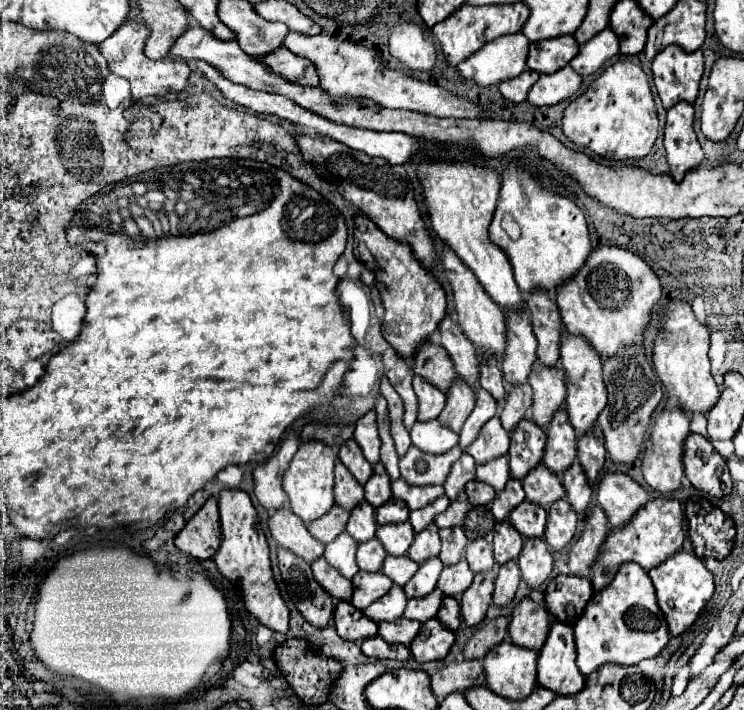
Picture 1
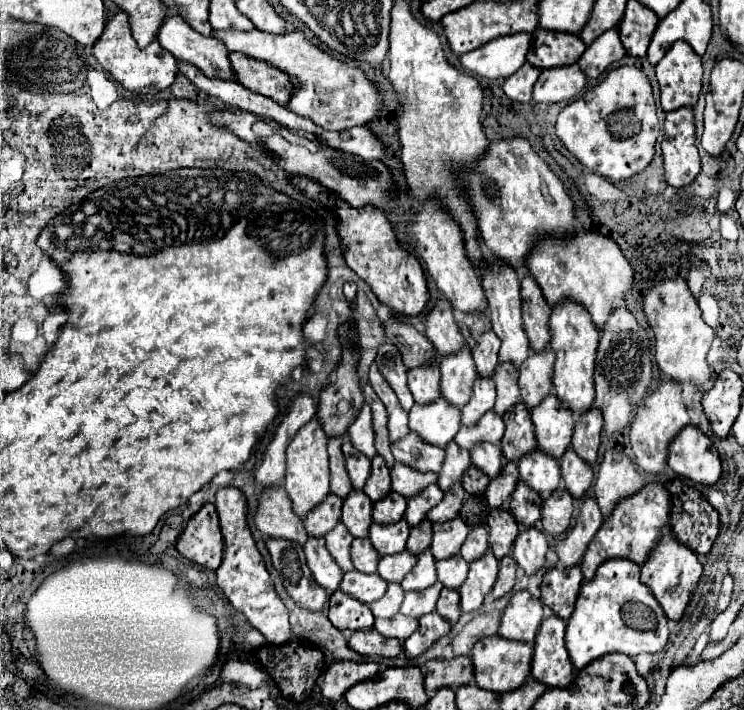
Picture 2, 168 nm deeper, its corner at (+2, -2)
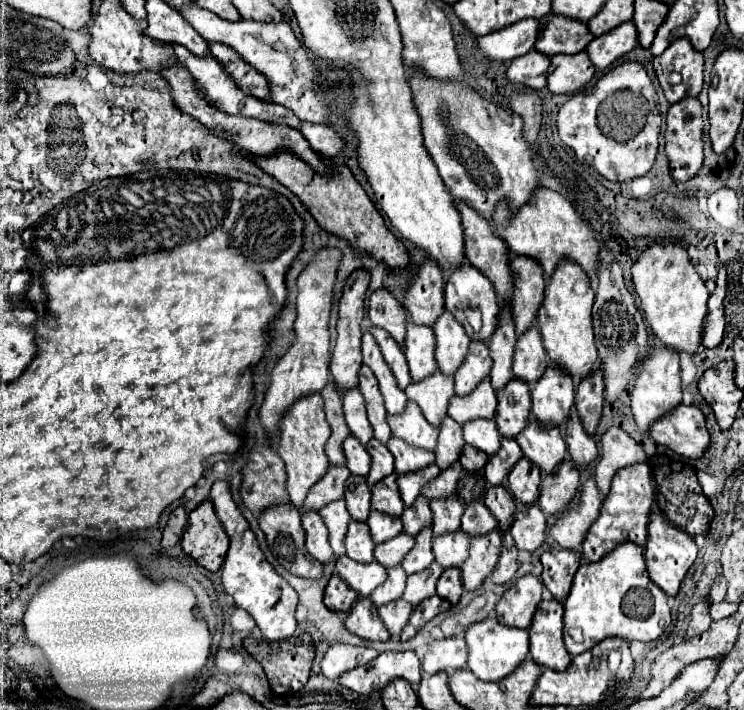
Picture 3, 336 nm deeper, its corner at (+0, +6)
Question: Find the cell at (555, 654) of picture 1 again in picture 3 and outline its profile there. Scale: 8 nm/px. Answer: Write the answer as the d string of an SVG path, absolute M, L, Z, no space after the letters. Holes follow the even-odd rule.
M540 602L530 626L530 654L536 664L550 670L566 670L572 656L562 642L562 604Z

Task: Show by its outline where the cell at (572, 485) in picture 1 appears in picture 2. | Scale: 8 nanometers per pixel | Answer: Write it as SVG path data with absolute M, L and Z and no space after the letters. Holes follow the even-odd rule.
M568 448L562 454L560 470L562 470L562 478L564 478L566 488L574 498L580 498L582 494L586 494L586 490L590 488L590 484L594 480L592 466L588 462L584 462L572 448Z

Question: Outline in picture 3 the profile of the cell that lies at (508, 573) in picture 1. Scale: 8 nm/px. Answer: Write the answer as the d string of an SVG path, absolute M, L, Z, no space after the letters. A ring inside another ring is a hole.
M508 532L508 534L502 536L502 554L500 554L500 560L496 564L496 570L492 572L494 584L506 584L514 578L516 568L518 568L516 556L518 556L518 550L514 546L514 540L512 540L510 532Z

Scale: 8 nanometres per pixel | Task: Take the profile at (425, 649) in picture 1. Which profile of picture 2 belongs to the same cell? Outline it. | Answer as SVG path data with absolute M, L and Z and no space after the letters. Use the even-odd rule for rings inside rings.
M438 612L424 614L418 622L420 622L418 630L404 640L404 652L408 658L420 656L426 648L432 646L432 642L450 632L450 624Z

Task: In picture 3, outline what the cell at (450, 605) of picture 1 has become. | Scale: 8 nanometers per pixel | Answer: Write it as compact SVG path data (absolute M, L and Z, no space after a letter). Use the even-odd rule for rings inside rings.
M458 568L444 570L440 576L440 582L438 582L438 596L446 598L454 606L454 604L458 604L462 592L464 592L464 586L460 582L460 570Z

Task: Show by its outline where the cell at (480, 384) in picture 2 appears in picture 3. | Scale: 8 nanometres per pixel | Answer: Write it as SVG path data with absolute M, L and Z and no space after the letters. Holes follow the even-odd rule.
M472 342L468 356L464 358L460 370L454 376L456 394L460 394L460 396L472 394L472 390L484 378L488 378L490 368L492 368L492 358L490 358L488 346L484 346L484 342Z

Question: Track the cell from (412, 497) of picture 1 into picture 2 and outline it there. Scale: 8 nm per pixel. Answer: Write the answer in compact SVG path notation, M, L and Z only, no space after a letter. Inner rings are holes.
M394 464L392 472L392 490L402 494L404 498L410 498L418 492L422 492L428 484L436 482L436 474L422 474L420 470L414 470L410 466Z

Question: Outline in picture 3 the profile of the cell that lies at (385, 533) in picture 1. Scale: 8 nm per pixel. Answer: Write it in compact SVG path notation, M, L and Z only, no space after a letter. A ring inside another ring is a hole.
M376 510L370 512L370 518L366 520L366 524L370 526L370 532L372 532L372 540L376 544L380 542L386 542L394 536L398 536L402 532L402 520L400 518L392 518L388 514L380 514Z

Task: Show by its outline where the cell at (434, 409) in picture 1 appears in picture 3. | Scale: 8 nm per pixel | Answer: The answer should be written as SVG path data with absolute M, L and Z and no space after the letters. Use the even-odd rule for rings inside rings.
M410 322L404 354L406 354L408 366L410 366L410 376L414 382L420 382L420 380L432 376L434 372L438 372L434 352L436 352L436 336L434 336L432 328Z

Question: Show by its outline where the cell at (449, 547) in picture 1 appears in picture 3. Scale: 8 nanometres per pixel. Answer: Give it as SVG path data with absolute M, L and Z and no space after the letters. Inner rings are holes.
M446 498L444 502L432 502L430 508L434 514L434 524L432 524L434 538L460 530L460 518L464 514L464 506L458 498Z

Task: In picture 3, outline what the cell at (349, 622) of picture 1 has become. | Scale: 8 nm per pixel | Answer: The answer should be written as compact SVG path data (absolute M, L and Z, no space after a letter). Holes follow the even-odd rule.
M336 574L330 578L326 592L324 592L324 602L334 612L350 612L350 608L356 604L358 598L360 594L356 594L356 590L344 584Z

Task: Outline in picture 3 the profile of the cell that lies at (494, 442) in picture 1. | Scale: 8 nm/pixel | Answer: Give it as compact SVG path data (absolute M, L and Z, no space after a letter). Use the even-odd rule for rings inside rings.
M484 380L468 398L454 396L448 406L448 416L458 424L466 424L476 418L492 420L496 418L496 406L498 406L496 392L492 390L490 382Z

